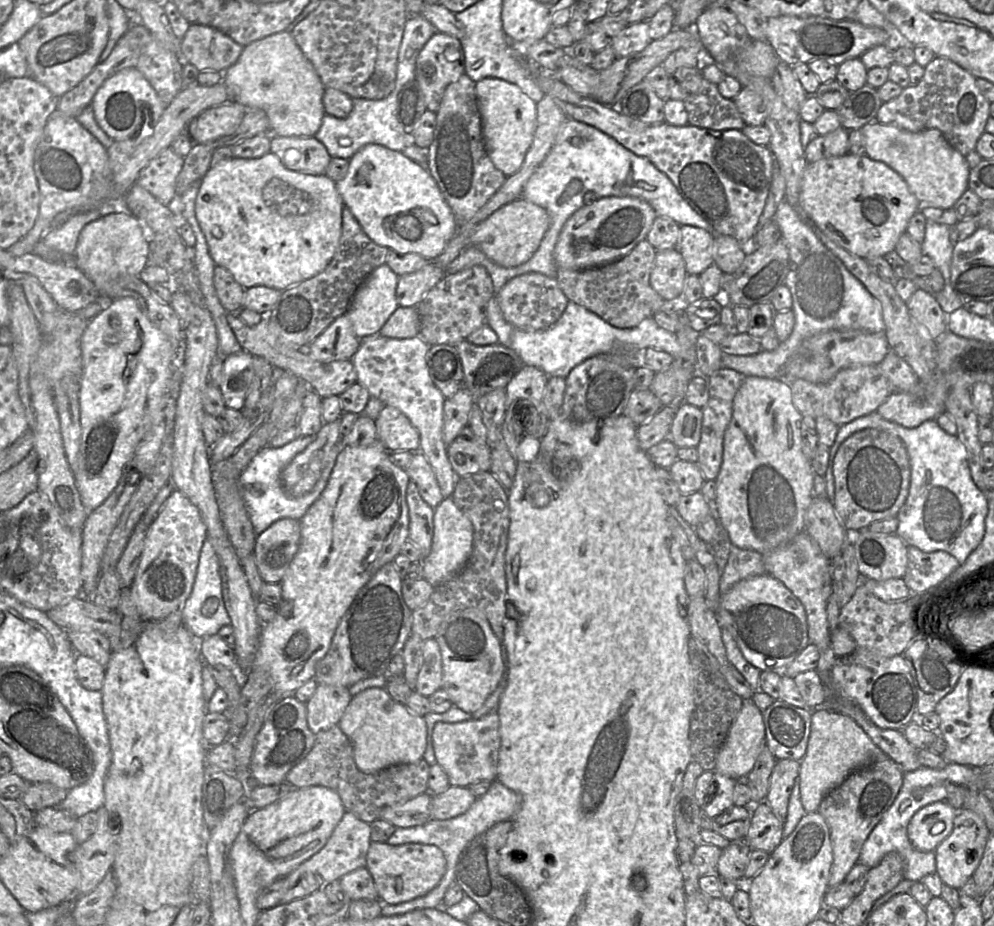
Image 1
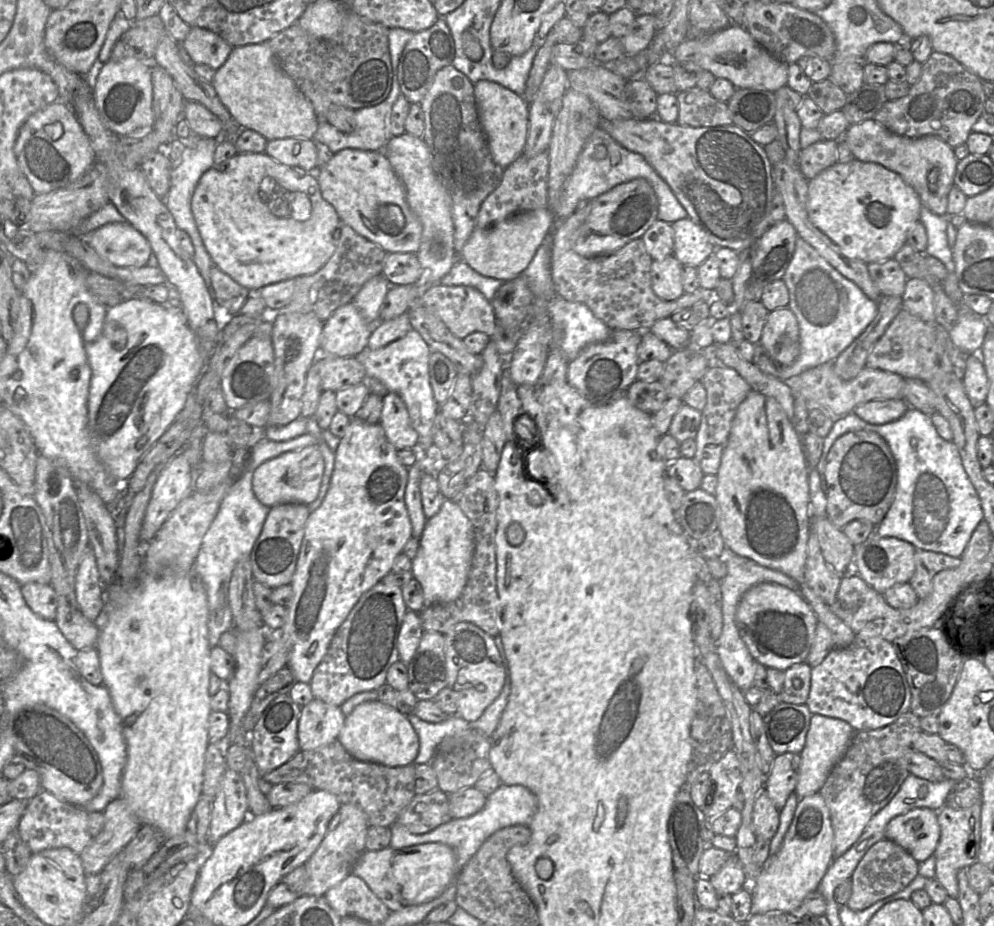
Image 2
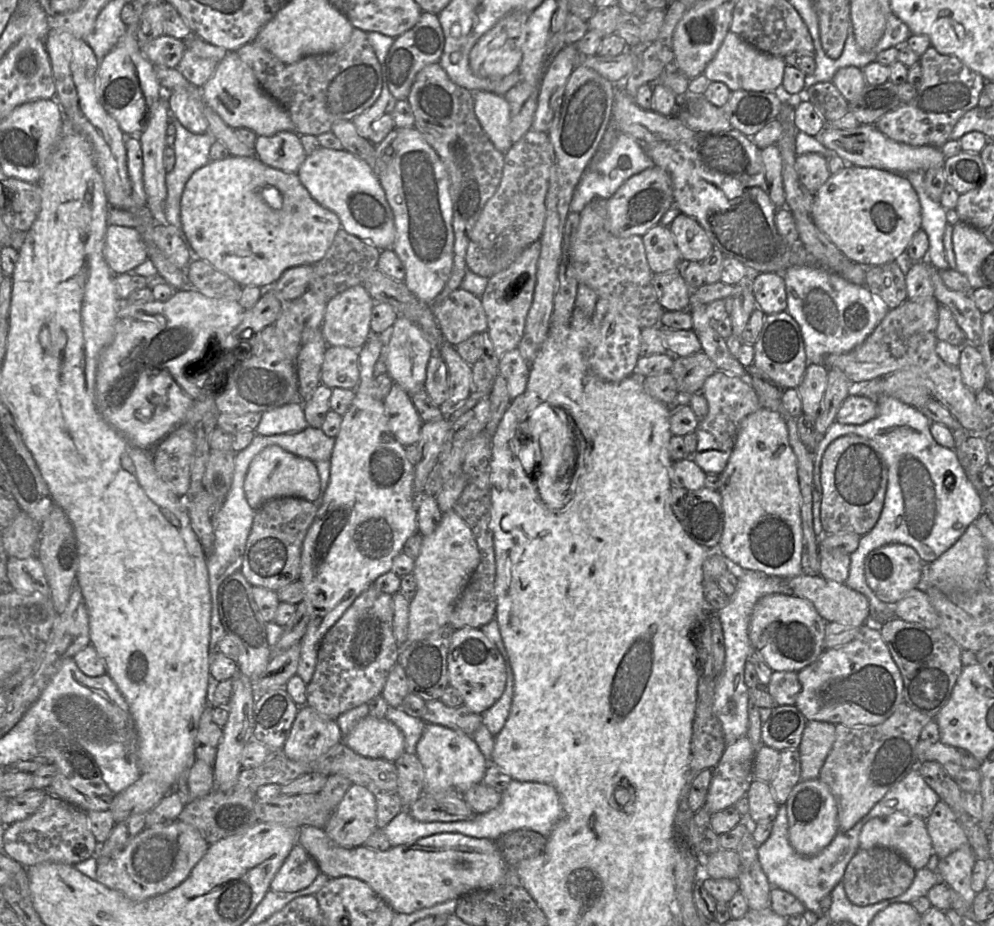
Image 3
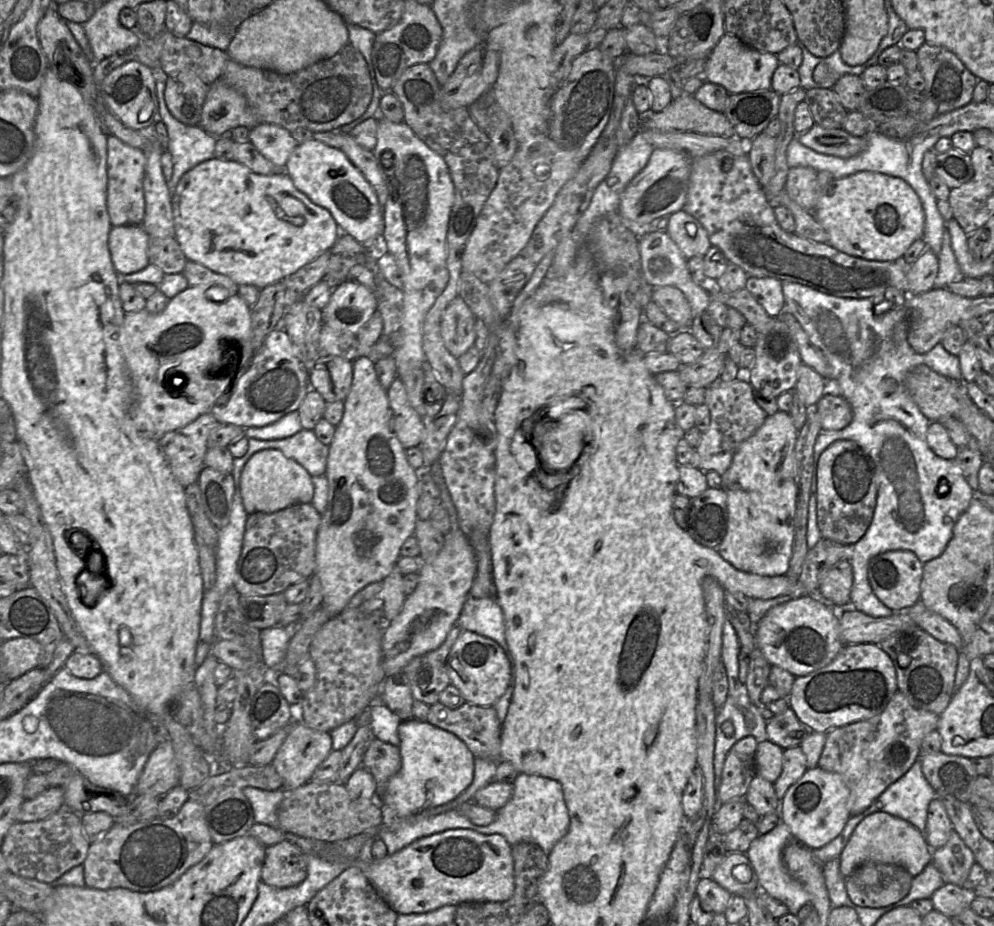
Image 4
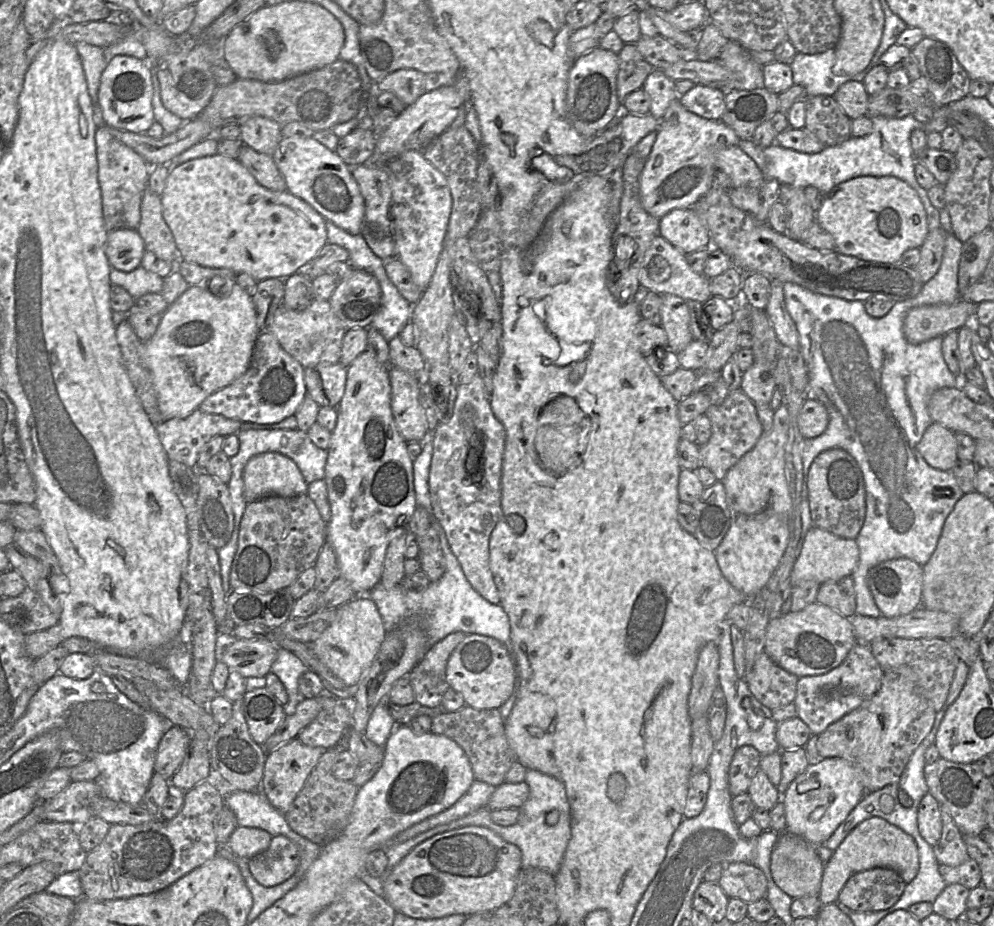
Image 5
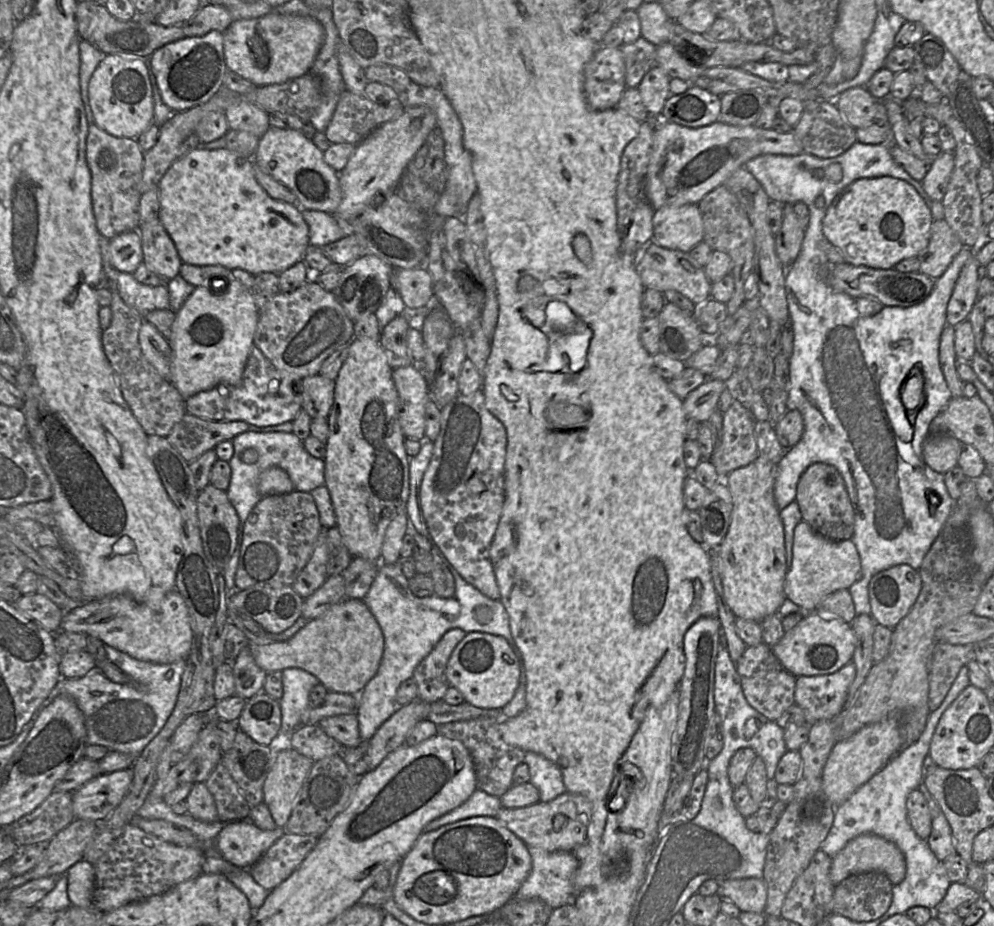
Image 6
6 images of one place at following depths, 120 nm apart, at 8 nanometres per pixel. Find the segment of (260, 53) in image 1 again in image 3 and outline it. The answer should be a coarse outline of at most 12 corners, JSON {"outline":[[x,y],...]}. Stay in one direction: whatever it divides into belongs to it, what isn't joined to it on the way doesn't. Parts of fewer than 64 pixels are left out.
{"outline":[[236,51],[201,89],[233,129],[296,132]]}

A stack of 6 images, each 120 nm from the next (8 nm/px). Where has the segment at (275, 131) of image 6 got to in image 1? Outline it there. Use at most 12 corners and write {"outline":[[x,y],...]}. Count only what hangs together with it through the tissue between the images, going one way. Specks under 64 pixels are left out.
{"outline":[[364,145],[335,185],[365,234],[434,261],[458,231],[426,166]]}

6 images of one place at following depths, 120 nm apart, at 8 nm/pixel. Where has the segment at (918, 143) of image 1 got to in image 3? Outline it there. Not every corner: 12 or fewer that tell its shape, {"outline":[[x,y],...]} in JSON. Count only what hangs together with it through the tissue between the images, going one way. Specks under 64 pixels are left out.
{"outline":[[874,124],[815,137],[847,165],[895,174],[943,167],[941,148],[912,146]]}

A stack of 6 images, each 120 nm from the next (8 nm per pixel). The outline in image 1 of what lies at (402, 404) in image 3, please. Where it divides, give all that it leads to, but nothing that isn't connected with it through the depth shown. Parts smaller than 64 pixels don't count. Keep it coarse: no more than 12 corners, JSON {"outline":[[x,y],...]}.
{"outline":[[384,405],[375,422],[389,452],[419,452],[419,433],[399,409]]}

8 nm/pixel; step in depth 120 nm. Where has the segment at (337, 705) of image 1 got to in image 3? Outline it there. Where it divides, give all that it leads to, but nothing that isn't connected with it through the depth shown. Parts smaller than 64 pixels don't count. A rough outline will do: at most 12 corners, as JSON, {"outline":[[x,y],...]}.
{"outline":[[299,708],[281,753],[310,762],[342,742],[336,720]]}

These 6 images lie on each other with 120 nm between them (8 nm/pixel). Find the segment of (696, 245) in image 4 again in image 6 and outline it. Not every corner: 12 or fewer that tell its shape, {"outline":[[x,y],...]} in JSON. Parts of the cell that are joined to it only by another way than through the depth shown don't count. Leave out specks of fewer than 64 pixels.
{"outline":[[695,204],[656,209],[652,240],[688,252],[703,241]]}

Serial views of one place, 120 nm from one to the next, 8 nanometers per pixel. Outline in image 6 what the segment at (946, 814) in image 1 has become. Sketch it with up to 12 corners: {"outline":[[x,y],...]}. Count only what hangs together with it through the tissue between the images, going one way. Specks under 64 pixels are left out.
{"outline":[[874,834],[850,840],[832,858],[835,886],[863,872],[893,885],[906,861],[893,842]]}

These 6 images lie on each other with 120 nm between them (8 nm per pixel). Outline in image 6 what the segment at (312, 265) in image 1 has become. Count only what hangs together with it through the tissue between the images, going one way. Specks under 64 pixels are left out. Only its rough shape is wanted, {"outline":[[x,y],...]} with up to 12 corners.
{"outline":[[197,147],[158,189],[183,263],[280,274],[303,261],[298,205],[253,160]]}

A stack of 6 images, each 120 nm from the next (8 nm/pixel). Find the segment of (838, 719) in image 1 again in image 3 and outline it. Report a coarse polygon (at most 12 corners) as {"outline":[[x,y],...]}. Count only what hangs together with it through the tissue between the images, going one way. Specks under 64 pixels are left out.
{"outline":[[808,721],[799,745],[801,781],[817,779],[835,725]]}

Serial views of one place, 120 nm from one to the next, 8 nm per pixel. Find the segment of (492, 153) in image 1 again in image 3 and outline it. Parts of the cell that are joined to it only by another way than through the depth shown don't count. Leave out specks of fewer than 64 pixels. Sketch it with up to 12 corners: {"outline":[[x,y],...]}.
{"outline":[[473,94],[474,112],[501,153],[513,145],[502,95]]}

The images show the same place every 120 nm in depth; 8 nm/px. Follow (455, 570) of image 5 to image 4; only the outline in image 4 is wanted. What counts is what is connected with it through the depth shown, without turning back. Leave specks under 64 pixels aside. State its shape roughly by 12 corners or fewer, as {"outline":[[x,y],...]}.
{"outline":[[468,596],[456,625],[496,641],[512,666],[494,596]]}

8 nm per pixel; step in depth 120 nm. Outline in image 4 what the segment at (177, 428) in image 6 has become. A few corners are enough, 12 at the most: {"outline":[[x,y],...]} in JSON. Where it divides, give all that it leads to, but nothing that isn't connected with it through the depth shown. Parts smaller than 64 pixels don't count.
{"outline":[[207,412],[158,439],[173,476],[197,482],[207,439],[220,424]]}

